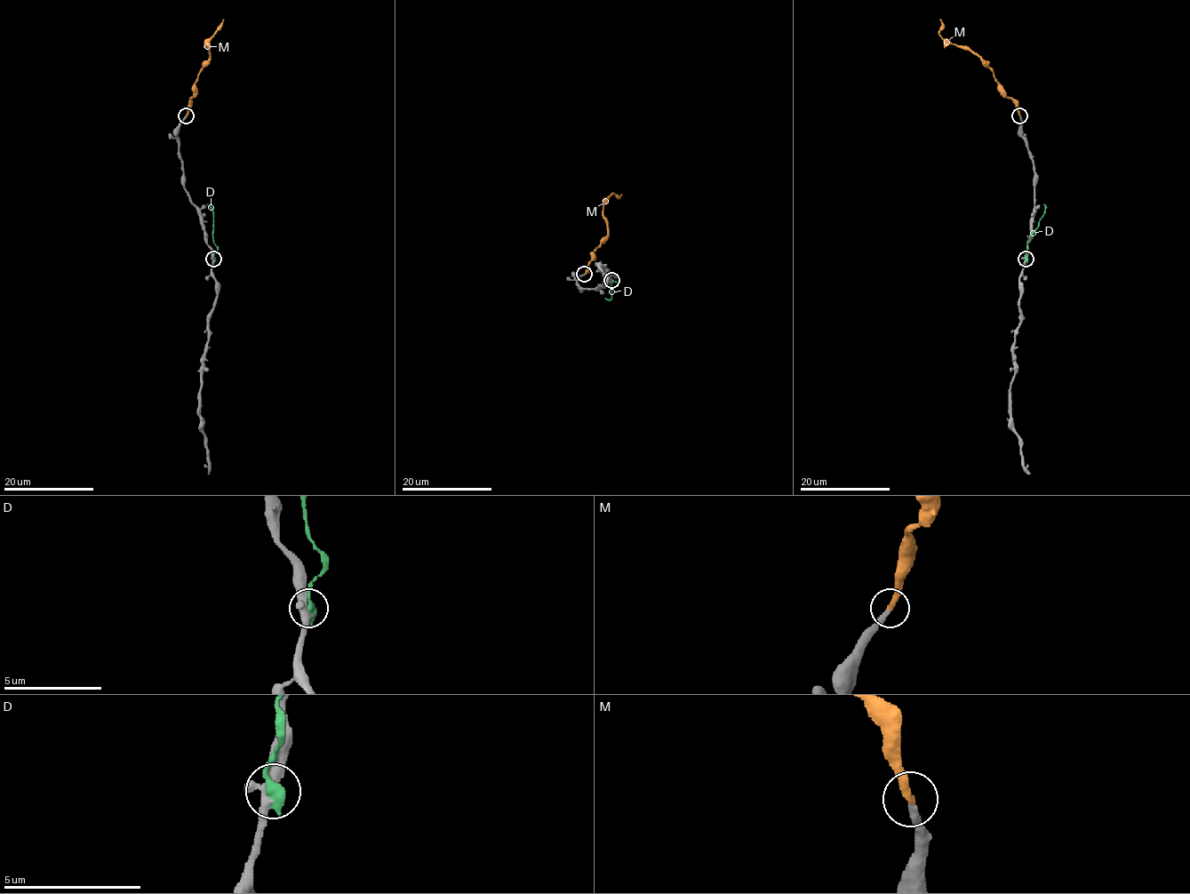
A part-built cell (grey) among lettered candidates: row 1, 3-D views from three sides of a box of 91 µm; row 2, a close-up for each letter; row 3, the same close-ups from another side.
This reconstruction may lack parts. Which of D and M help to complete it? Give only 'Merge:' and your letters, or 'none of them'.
Merge: M

